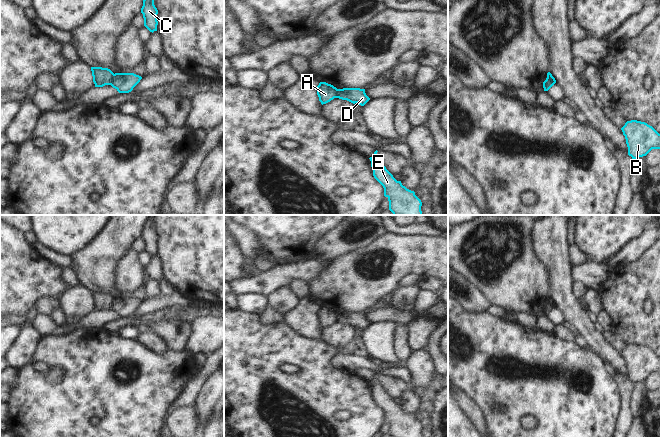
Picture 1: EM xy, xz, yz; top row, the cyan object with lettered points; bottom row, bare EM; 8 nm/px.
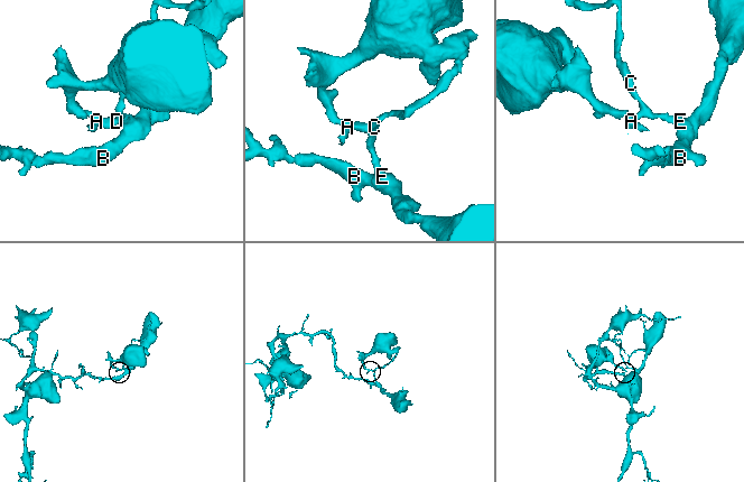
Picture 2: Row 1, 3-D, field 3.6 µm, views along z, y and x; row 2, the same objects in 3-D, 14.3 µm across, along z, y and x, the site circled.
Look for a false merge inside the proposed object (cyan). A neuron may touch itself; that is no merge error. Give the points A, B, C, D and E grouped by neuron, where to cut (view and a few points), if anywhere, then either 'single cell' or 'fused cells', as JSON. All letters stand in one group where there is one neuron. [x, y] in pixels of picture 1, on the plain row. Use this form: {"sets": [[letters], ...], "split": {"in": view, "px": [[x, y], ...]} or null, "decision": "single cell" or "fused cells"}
{"sets": [["A"], ["B", "C", "D", "E"]], "split": {"in": "xy", "px": [[114, 298], [110, 308]]}, "decision": "fused cells"}

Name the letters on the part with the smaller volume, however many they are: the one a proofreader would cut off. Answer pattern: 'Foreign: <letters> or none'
Foreign: A

